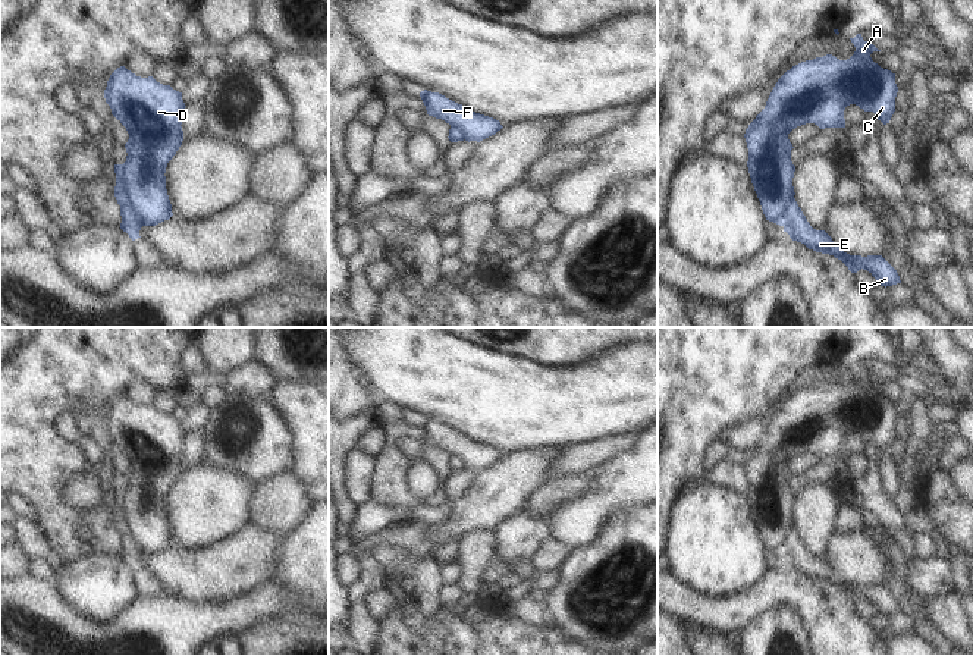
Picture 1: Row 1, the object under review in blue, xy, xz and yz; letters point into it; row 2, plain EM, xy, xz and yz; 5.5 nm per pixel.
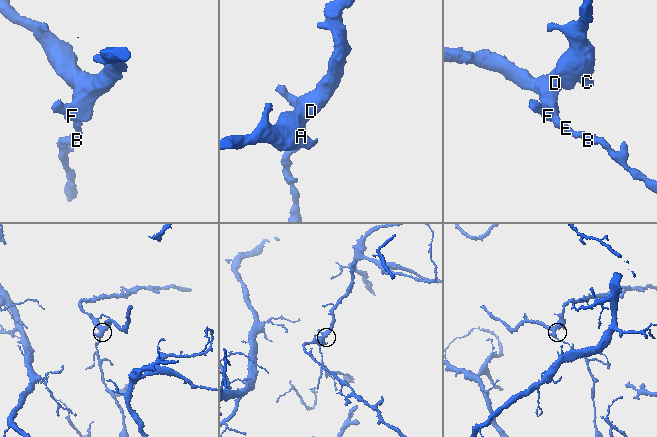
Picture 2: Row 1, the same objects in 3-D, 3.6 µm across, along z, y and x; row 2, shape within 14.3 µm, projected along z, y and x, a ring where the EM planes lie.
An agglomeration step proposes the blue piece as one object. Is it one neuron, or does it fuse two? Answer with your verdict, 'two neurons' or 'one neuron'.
two neurons

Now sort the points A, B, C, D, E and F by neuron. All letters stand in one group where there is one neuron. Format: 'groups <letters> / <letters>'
groups A C D F / B E

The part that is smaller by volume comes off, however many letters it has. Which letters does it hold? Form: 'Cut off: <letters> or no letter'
Cut off: B, E

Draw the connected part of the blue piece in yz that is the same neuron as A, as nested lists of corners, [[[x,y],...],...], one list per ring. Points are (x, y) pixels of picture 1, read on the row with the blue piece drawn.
[[[861,34],[850,38],[854,54],[839,60],[832,54],[801,62],[775,84],[765,109],[746,129],[748,173],[766,220],[784,226],[794,201],[788,134],[815,123],[820,129],[845,128],[844,110],[856,104],[873,112],[883,125],[895,112],[895,73],[870,57],[878,50]]]

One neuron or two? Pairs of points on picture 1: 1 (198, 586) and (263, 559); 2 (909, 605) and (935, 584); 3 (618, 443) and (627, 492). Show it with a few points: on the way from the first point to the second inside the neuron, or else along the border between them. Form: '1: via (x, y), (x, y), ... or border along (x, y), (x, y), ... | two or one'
1: via (214, 574), (247, 559) | one
2: border along (913, 592), (925, 599) | two
3: border along (639, 433), (633, 442), (600, 465) | two

